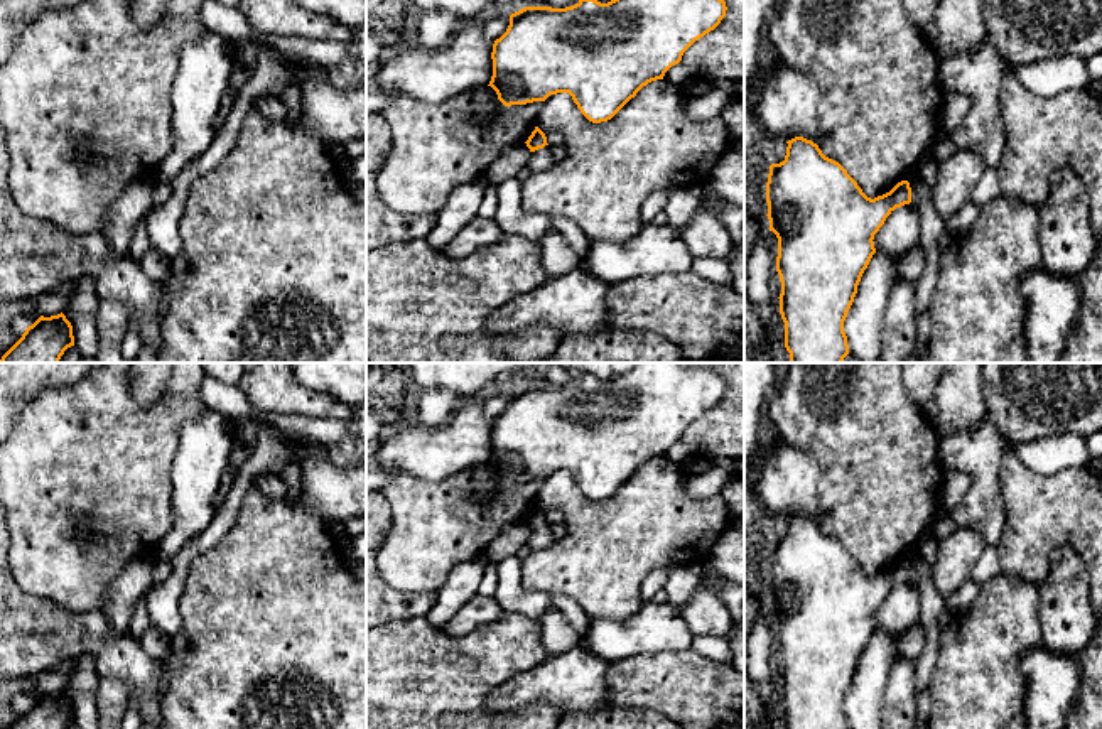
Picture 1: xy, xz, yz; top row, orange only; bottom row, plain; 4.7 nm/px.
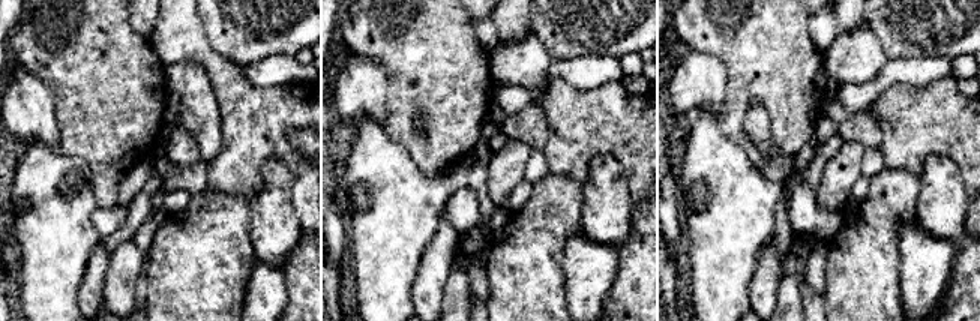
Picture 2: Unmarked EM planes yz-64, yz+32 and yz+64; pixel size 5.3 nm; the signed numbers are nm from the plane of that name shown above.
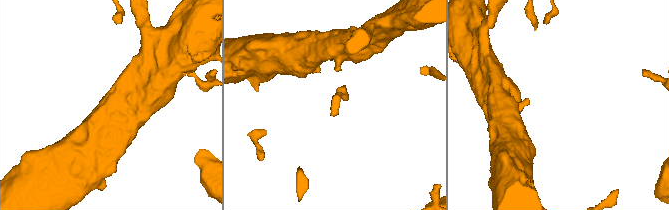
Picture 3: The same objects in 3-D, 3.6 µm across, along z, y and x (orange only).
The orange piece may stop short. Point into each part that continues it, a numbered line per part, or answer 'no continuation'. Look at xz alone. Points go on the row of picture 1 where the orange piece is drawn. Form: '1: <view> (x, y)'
1: xz (540, 161)

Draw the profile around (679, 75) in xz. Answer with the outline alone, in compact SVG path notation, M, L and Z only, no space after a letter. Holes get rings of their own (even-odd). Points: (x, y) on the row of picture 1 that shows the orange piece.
M683 62L672 66L663 76L665 81L678 86L683 86L692 78L695 78L695 73Z

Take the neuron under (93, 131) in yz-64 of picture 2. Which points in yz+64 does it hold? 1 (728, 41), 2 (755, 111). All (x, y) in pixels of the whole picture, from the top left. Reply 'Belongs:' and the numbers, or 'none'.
Belongs: 1

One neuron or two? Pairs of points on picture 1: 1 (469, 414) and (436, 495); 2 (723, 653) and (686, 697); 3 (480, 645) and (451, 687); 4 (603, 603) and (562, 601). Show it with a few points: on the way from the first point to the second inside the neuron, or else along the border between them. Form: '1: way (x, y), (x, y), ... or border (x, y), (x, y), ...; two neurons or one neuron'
1: border (480, 464), (437, 480), (412, 478); two neurons
2: border (691, 648), (726, 664); two neurons
3: way (478, 655), (456, 677); one neuron
4: border (549, 591), (569, 596), (591, 620); two neurons

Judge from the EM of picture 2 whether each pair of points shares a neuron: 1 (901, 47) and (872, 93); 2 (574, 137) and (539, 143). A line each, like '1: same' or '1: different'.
1: different
2: different

